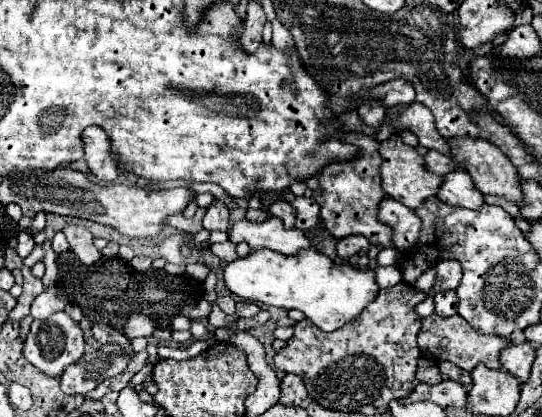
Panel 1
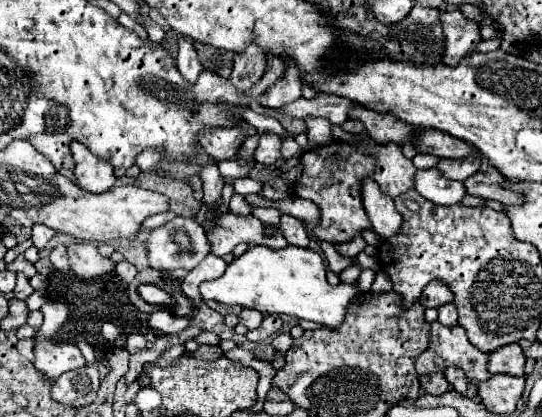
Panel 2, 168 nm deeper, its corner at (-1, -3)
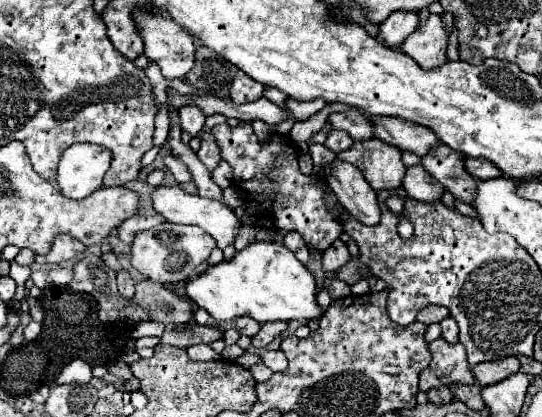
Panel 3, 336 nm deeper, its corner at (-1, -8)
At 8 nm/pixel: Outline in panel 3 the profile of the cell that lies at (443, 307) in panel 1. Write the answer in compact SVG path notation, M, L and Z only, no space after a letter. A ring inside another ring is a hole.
M449 316L449 318L445 318L445 320L441 320L441 328L443 328L443 338L447 340L447 342L457 342L457 324L455 324L455 320Z

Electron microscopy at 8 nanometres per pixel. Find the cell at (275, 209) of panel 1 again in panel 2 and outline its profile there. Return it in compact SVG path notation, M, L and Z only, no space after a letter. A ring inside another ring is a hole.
M283 215L281 217L281 225L279 225L283 237L291 243L291 245L297 245L297 247L307 247L309 245L309 237L307 237L307 231L303 227L303 223L291 215Z

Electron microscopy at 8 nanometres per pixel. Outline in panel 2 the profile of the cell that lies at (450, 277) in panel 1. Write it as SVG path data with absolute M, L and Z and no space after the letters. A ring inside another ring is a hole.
M431 281L431 283L423 289L419 301L423 303L425 309L429 309L429 307L435 307L435 309L437 309L437 307L441 307L441 305L451 303L451 301L453 301L453 293L451 293L441 281Z

